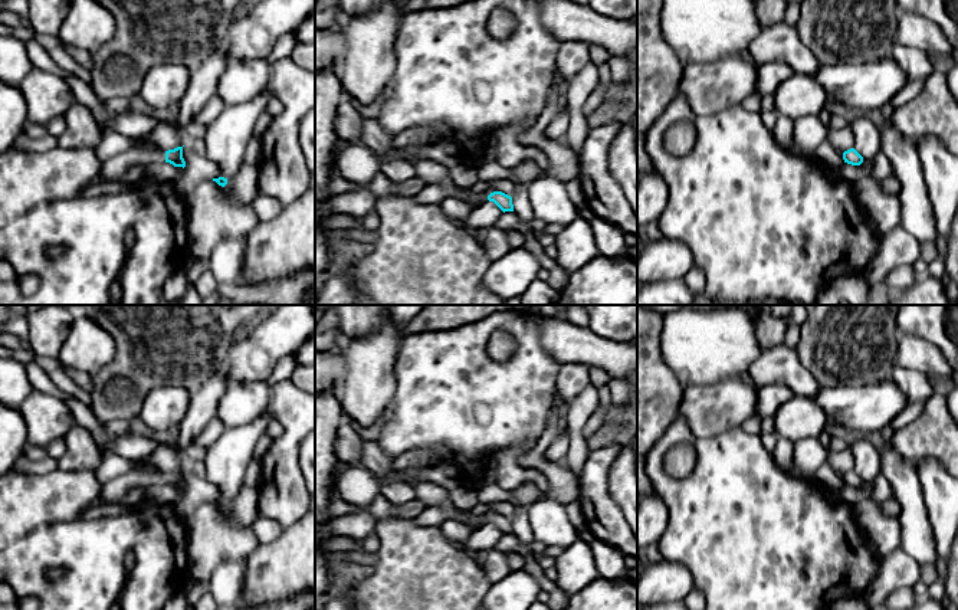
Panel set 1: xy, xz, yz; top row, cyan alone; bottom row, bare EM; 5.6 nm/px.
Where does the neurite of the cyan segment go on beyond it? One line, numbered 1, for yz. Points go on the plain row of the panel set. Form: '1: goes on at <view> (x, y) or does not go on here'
1: does not go on here

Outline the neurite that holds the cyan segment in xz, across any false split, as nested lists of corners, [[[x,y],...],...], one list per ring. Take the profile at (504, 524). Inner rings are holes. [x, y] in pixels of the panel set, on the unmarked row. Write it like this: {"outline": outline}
{"outline": [[[493,514],[488,518],[489,524],[493,524],[503,535],[505,534],[514,534],[512,519],[502,515],[502,514]]]}

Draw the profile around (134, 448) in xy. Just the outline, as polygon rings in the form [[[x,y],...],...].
[[[66,397],[63,400],[69,406],[76,423],[92,433],[95,442],[104,452],[121,455],[131,462],[142,462],[151,456],[161,440],[164,440],[170,447],[174,445],[171,436],[148,437],[131,433],[111,436],[85,403],[73,397]]]

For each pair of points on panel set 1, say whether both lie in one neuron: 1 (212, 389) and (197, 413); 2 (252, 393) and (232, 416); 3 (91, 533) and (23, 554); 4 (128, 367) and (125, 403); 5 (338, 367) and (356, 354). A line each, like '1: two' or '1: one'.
1: one
2: one
3: one
4: one
5: two

